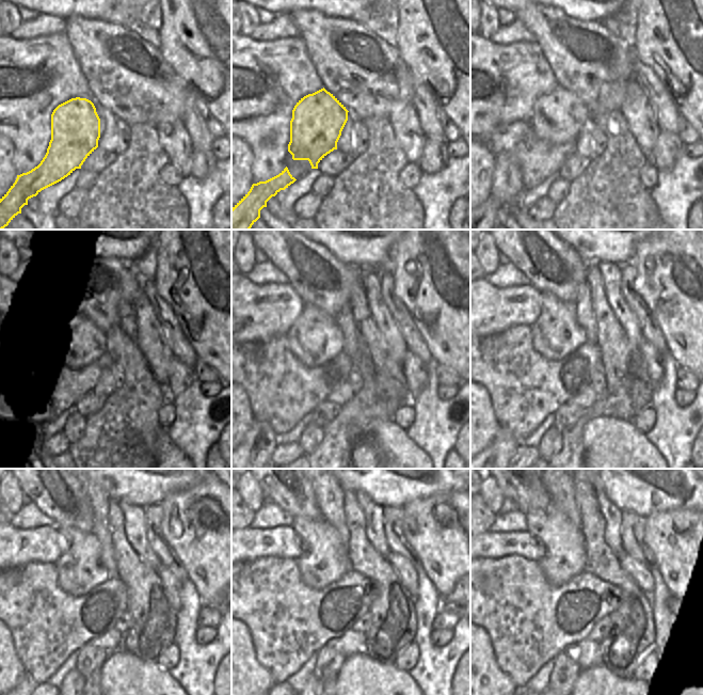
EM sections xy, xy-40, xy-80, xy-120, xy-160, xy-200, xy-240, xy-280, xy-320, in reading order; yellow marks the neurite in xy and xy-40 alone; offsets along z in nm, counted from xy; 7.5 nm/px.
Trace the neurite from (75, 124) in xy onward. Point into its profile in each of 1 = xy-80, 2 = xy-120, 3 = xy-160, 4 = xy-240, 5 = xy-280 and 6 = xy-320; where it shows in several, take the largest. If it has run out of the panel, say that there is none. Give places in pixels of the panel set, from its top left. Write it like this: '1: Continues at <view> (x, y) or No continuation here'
1: Continues at xy-80 (558, 116)
2: Continues at xy-120 (77, 345)
3: Continues at xy-160 (315, 338)
4: Continues at xy-240 (79, 570)
5: Continues at xy-280 (325, 561)
6: Continues at xy-320 (564, 557).

